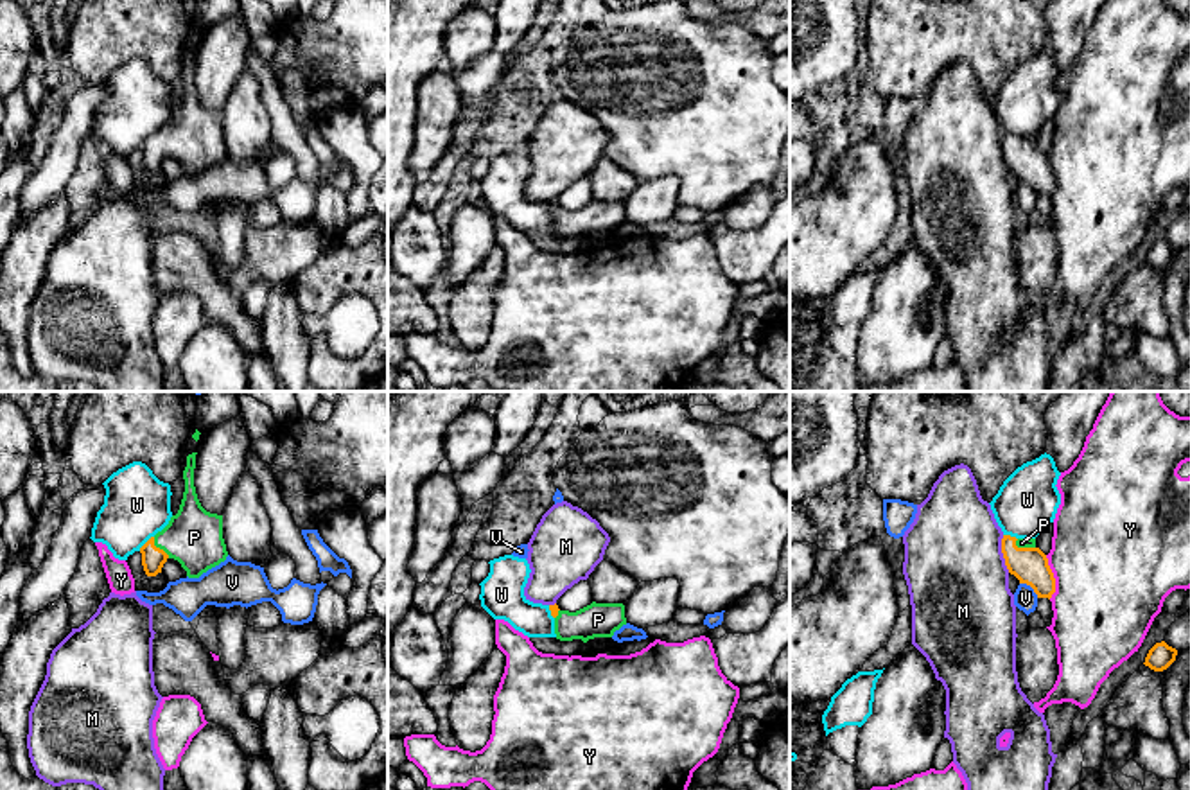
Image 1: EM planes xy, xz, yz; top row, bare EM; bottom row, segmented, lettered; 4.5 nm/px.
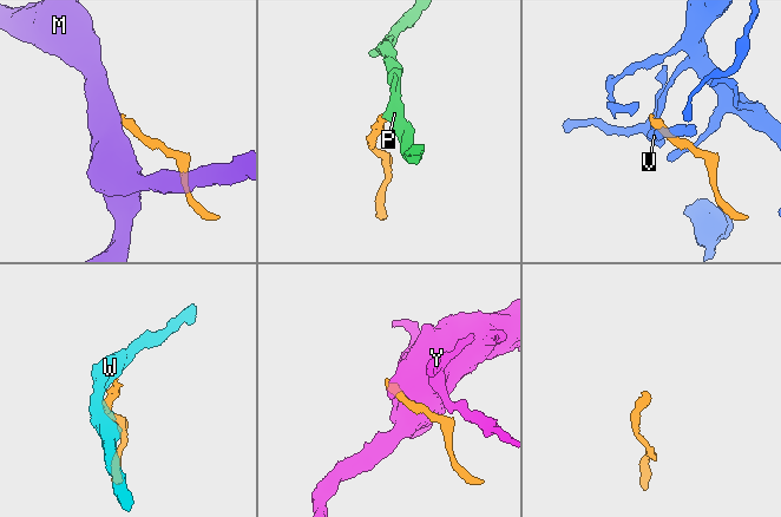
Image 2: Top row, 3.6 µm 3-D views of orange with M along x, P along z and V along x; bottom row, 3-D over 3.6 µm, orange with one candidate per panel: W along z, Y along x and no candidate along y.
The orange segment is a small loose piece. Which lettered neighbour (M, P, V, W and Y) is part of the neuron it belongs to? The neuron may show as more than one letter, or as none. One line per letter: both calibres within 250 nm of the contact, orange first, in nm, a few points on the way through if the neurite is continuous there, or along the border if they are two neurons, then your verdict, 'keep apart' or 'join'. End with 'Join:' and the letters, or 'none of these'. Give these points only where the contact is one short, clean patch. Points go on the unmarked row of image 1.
M: 160 nm thick on the orange side, 460 nm on the other; border along yz (1002, 133), (1002, 155), (1009, 169); keep apart
P: 110 nm thick on the orange side, 260 nm on the other; runs through xy (153, 157), (158, 146), (194, 135); join
V: 160 nm thick on the orange side, 100 nm on the other; border along yz (1020, 180), (1025, 180), (1038, 194); keep apart
W: 110 nm thick on the orange side, 300 nm on the other; border along xy (153, 133), (139, 148); keep apart
Y: 160 nm thick on the orange side, 480 nm on the other; keep apart
Join: P

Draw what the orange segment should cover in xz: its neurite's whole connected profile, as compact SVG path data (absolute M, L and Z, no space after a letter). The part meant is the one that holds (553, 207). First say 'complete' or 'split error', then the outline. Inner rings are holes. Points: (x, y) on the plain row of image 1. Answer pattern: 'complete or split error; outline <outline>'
split error; outline M596 201L569 210L558 203L549 203L555 215L555 232L560 239L582 237L587 241L594 235L612 235L616 228L626 223L623 201Z

